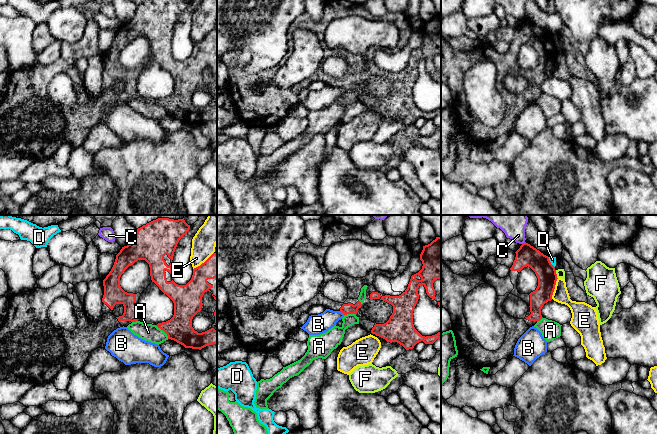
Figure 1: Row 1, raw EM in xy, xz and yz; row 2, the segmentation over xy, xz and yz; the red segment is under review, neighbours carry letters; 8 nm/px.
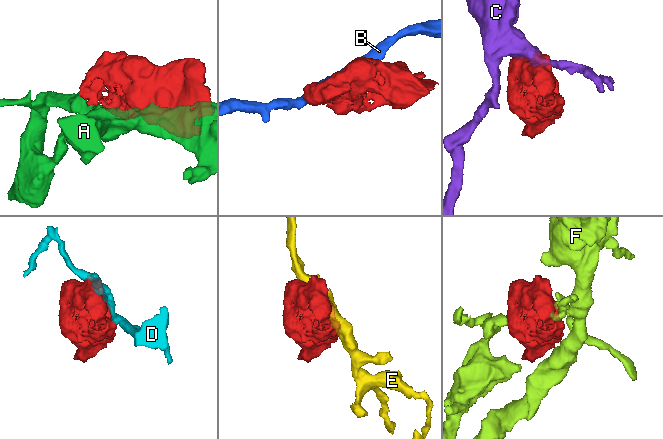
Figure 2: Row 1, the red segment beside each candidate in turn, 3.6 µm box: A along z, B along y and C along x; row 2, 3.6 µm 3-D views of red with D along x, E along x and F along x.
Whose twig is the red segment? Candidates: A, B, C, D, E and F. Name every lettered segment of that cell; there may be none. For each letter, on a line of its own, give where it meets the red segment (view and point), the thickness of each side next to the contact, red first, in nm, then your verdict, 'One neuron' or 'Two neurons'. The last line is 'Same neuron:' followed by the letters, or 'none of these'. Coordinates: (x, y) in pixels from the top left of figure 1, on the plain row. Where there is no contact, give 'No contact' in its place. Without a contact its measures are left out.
A: Touches red at xy (163, 106). Thickness 220 nm (red) against 140 nm. Two neurons
B: Touches red at xz (342, 88). Thickness 90 nm (red) against 160 nm. Two neurons
C: Touches red at yz (523, 19). Thickness 170 nm (red) against 140 nm. Two neurons
D: Touches red at yz (550, 38). Thickness 170 nm (red) against 50 nm. Two neurons
E: Touches red at yz (554, 64). Thickness 160 nm (red) against 120 nm. Two neurons
F: Touches red at yz (556, 50). Thickness 160 nm (red) against 70 nm. Two neurons
Same neuron: none of these

